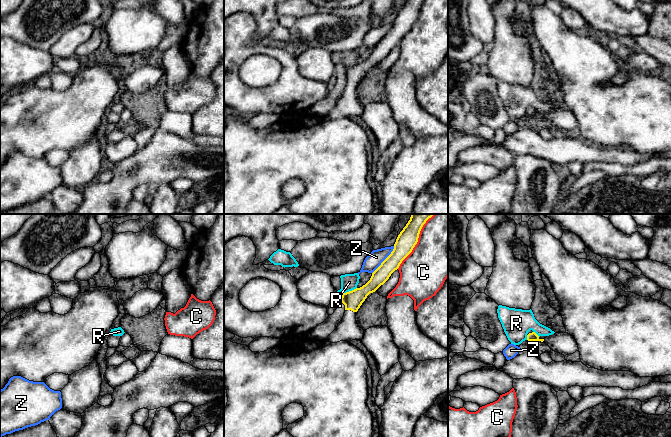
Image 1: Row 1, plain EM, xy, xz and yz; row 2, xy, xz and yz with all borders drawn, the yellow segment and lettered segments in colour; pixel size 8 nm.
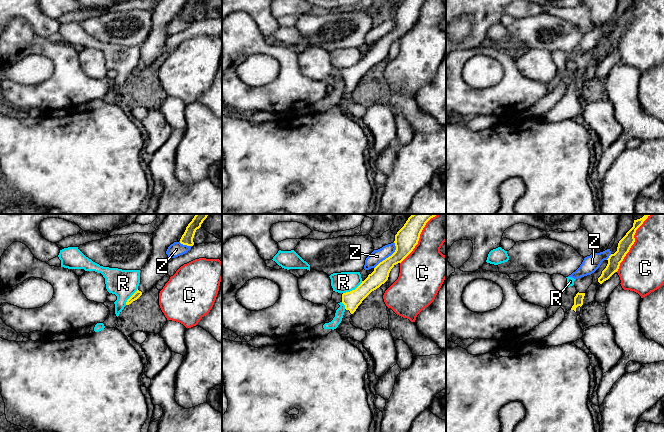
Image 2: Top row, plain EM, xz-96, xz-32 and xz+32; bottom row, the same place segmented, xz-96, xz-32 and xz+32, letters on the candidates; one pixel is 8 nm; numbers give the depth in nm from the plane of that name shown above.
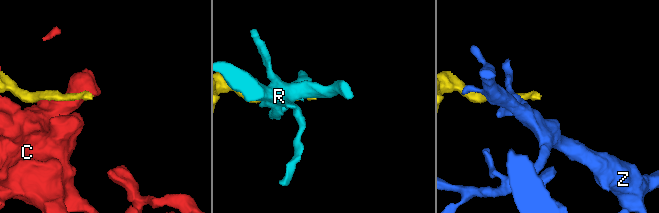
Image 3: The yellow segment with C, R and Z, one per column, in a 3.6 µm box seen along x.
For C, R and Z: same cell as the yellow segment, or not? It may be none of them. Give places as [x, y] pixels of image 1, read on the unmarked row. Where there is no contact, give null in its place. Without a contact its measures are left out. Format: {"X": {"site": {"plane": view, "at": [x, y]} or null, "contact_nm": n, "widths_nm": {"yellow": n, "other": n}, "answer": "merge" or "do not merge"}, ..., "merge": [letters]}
{"C": {"site": {"plane": "xz", "at": [414, 22]}, "contact_nm": 420, "widths_nm": {"yellow": 160, "other": 440}, "answer": "do not merge"}, "R": {"site": {"plane": "xz", "at": [349, 67]}, "contact_nm": 130, "widths_nm": {"yellow": 150, "other": 140}, "answer": "do not merge"}, "Z": {"site": {"plane": "xz", "at": [384, 36]}, "contact_nm": 280, "widths_nm": {"yellow": 160, "other": 120}, "answer": "do not merge"}, "merge": []}

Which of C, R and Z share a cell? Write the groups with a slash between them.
C / R / Z

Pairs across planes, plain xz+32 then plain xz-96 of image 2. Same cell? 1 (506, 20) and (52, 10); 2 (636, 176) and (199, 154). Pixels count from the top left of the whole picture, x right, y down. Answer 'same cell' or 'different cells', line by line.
1: different cells
2: same cell

